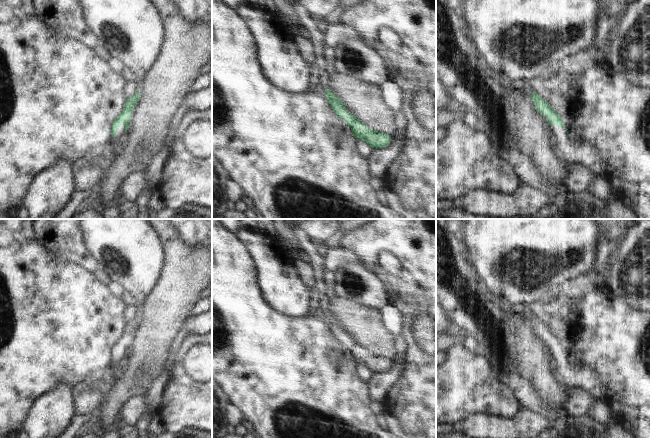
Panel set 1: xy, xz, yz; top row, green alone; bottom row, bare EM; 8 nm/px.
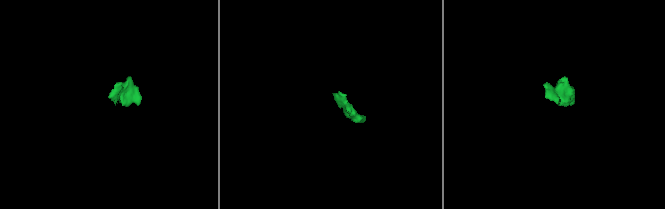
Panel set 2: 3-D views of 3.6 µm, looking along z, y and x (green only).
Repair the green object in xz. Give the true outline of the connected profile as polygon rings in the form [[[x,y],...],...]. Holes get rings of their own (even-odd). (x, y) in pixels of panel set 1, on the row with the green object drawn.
[[[324,89],[324,91],[327,95],[327,101],[336,116],[350,127],[353,135],[357,139],[355,147],[362,157],[367,158],[373,148],[382,149],[390,144],[391,135],[374,131],[359,121],[353,113],[349,112],[342,100],[333,92],[327,89]]]

